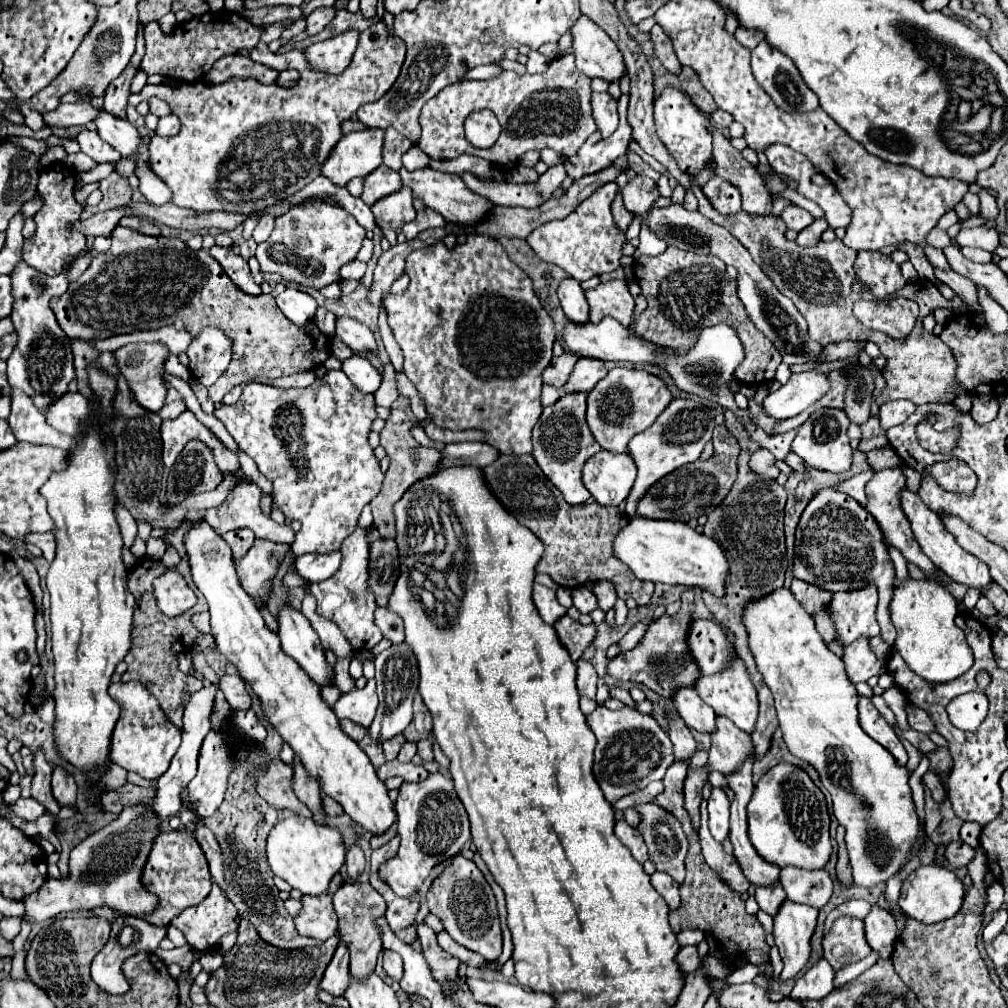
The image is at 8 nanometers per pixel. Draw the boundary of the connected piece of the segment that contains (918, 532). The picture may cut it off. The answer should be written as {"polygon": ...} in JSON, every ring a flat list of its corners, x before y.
{"polygon":[[904,490,904,492,902,492,902,510,904,510,906,518,908,518,910,524,912,524,914,538,916,538,916,542,920,544,922,552,924,552,924,554,934,562,934,566,936,566,938,570,942,570,950,580,954,580,954,582,958,582,958,584,964,584,964,586,968,586,968,588,974,588,974,590,978,590,978,592,984,592,984,590,992,584,992,578,990,578,990,574,988,574,988,570,986,570,986,564,984,564,982,560,974,558,972,554,968,554,966,550,962,550,962,548,958,546,958,542,954,540,954,536,952,536,952,534,946,530,946,526,942,524,940,516,934,514,934,512,918,498,916,492,910,492,910,490]]}

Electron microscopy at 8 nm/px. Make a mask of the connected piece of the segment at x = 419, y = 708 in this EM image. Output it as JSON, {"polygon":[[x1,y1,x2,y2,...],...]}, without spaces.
{"polygon":[[418,694,414,698,414,718,410,722,410,726,404,730,404,736,408,742,418,742,422,738,426,738,432,732,432,716,426,708,426,704,422,702,422,696]]}

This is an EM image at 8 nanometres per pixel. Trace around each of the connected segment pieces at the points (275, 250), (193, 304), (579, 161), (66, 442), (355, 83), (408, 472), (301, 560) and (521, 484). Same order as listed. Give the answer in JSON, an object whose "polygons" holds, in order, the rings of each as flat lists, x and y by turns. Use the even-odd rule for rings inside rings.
{"polygons":[[[310,202,304,206,294,206,286,214,275,218,274,232,264,244,258,246,256,258,262,272,276,272,288,282,320,290,340,280,340,268,356,258,362,248,364,232,366,230,362,230,362,226,358,226,354,216,346,214,346,210,324,202]],[[116,226,112,230,112,248,106,254,96,254,88,270,78,280,74,280,62,296,50,300,50,308,54,310,60,328,72,340,98,340,136,330,154,330,162,326,172,326,176,318,184,322,184,328,192,336,196,336,204,326,224,330,234,340,234,356,228,372,224,372,218,382,208,388,208,398,214,403,220,403,222,396,236,384,248,382,256,376,280,378,288,374,308,372,316,366,322,366,330,356,330,338,314,326,314,320,306,322,306,326,294,326,278,310,272,294,244,294,230,282,222,266,210,256,208,250,190,252,190,248,180,238,144,236,124,226]],[[622,96,618,100,618,116,620,116,620,124,618,130,608,136,602,138,600,132,590,134,590,138,580,146,578,154,566,158,566,174,576,182,578,178,586,176,586,174,594,174,600,172,604,168,608,168,618,156,626,154,628,142,632,138,632,128,626,122,626,110,628,110,628,96]],[[22,390,10,392,12,412,8,416,8,424,16,436,16,440,24,440,30,444,46,444,62,450,74,450,78,440,74,436,66,436,56,432,46,418,38,412,38,408,30,402,30,396,22,394]],[[374,22,368,30,364,30,360,34,358,46,354,52,354,60,350,62,350,66,342,74,330,76,330,74,312,72,306,66,306,60,302,58,300,50,288,50,284,54,274,54,268,50,268,46,264,42,258,42,256,50,250,50,250,58,272,68,272,70,278,70,278,72,288,70,288,68,298,70,300,78,298,78,296,86,292,86,292,88,262,86,254,78,230,78,218,86,206,86,202,82,182,84,178,88,170,88,164,84,158,84,158,86,148,84,142,88,142,92,131,94,128,104,137,106,140,100,156,96,156,98,164,100,182,122,182,130,176,136,172,136,172,138,154,136,152,146,150,146,150,166,172,190,172,194,174,194,172,202,180,208,190,208,190,210,198,210,198,212,206,212,206,210,208,212,210,210,236,212,242,206,262,200,268,184,270,184,270,202,282,194,286,194,286,196,296,194,306,184,310,184,320,174,320,168,326,162,334,144,340,140,340,124,344,120,348,120,362,104,382,98,392,88,392,84,396,82,396,78,400,74,400,68,404,62,404,52,406,52,404,42,400,38,388,38,386,24],[264,126,272,126,272,132,276,132,276,134,268,134,268,140,256,140,252,134]],[[392,410,390,418,386,420,384,430,380,432,380,444,386,448,386,454,390,456,390,468,386,472,382,490,378,492,378,496,370,502,372,506,372,514,374,514,374,526,380,532,382,538,394,538,396,536,396,526,394,526,394,504,404,496,404,492,418,480,422,478,430,478,432,474,436,474,438,470,438,462,440,462,440,452,438,450,430,450,430,448,422,448,410,434,410,428,416,424,416,420,402,412,402,410]],[[340,552,332,554,304,554,296,558,296,572,308,582,322,582,330,578,342,562]],[[530,454,522,456,498,456,490,466,482,468,488,490,500,500,500,504,526,528,530,528,542,542,544,554,536,566,536,572,548,574,558,586,580,588,600,580,608,580,616,586,618,598,634,598,638,606,650,602,654,584,638,580,634,572,622,564,614,550,614,534,628,524,628,516,618,508,598,506,592,498,580,506,568,506,554,488,554,484,542,474,536,460]]]}

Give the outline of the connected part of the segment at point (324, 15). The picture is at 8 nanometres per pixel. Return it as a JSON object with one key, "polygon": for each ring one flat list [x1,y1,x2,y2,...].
{"polygon":[[330,6,330,8,316,8,316,10,306,18,306,22,308,22,306,32,308,32,310,36,322,32,322,30,334,20,334,14,336,14,336,6]]}

